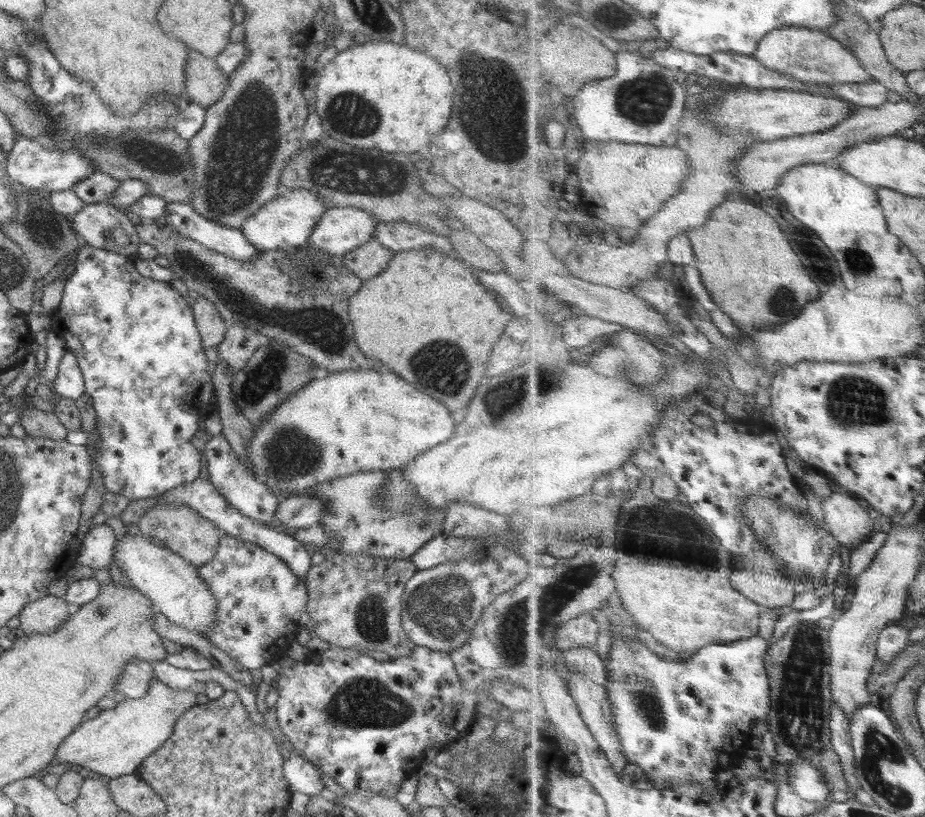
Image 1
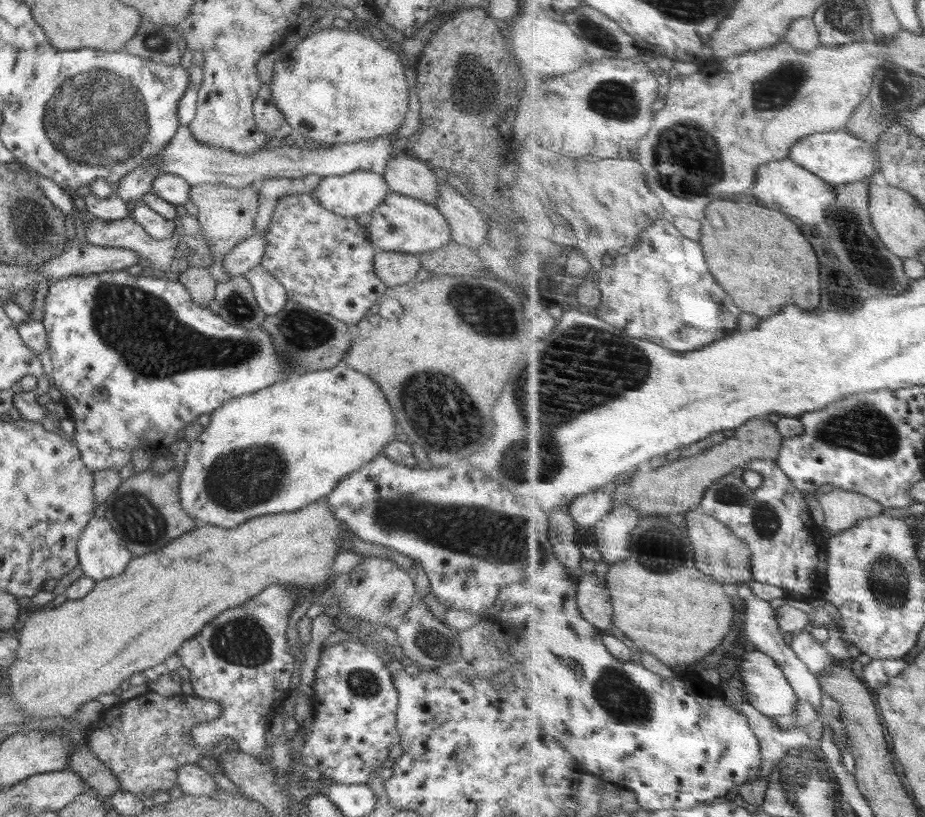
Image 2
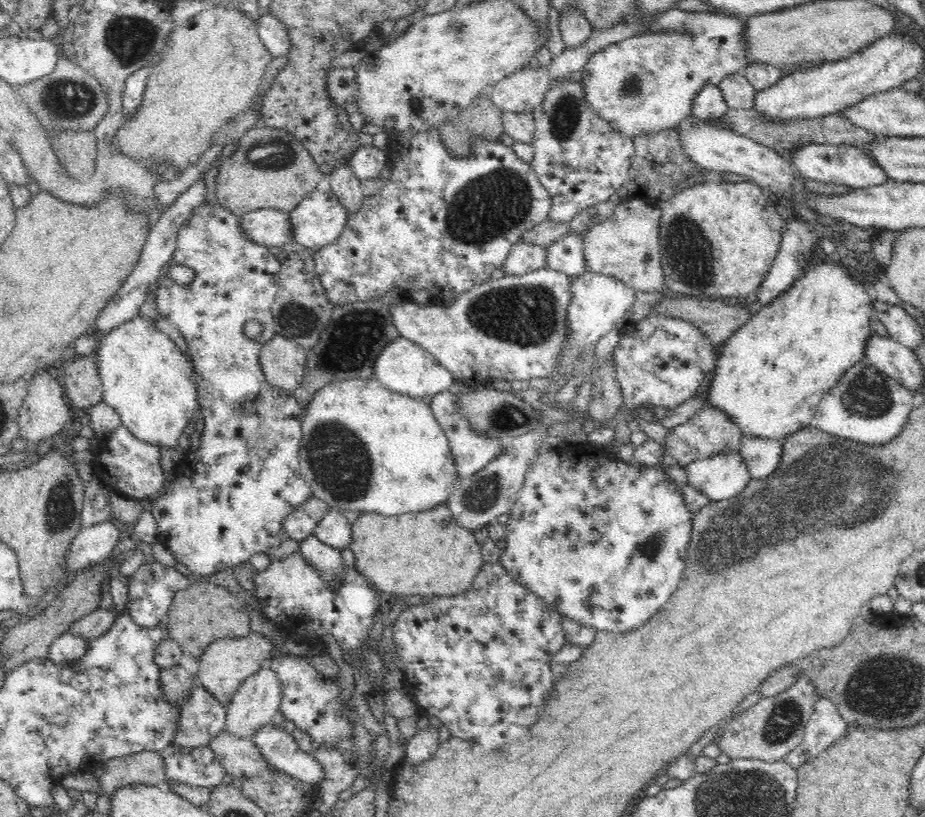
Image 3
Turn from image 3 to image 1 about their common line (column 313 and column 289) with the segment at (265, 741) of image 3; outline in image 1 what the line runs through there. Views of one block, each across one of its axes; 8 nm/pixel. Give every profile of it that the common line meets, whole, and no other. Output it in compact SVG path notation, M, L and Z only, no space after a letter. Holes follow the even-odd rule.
M296 752L284 759L283 772L292 793L302 792L311 797L323 794L325 790L320 778L320 769Z

